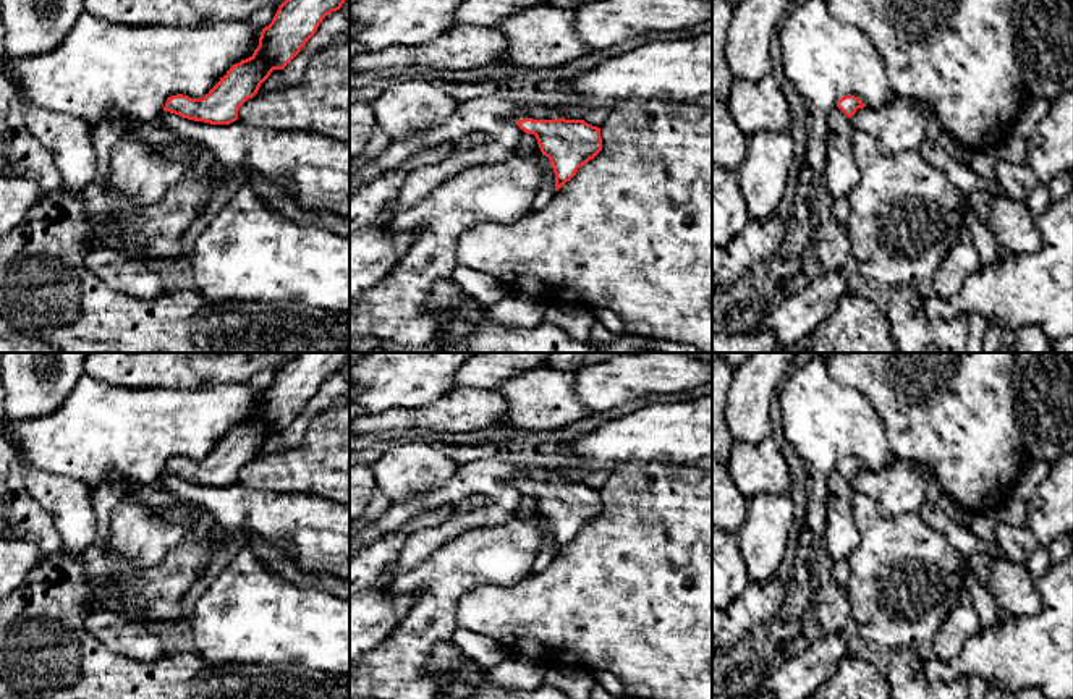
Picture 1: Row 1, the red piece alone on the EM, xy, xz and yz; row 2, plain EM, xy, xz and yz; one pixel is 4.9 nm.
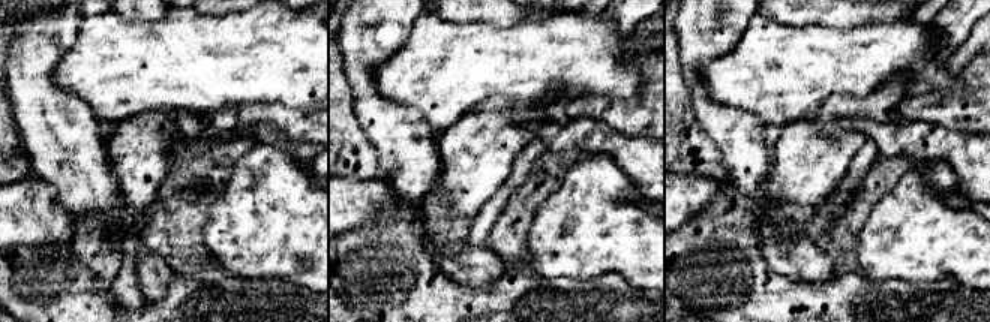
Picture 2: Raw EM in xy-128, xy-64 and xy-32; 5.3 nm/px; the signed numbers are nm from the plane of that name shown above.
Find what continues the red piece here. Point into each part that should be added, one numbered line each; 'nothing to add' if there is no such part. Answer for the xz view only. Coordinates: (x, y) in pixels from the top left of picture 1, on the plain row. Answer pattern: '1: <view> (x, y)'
1: xz (536, 476)

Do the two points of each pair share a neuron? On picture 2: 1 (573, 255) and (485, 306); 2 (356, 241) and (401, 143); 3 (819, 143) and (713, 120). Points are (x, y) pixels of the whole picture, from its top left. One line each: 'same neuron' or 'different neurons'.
1: different neurons
2: different neurons
3: different neurons

